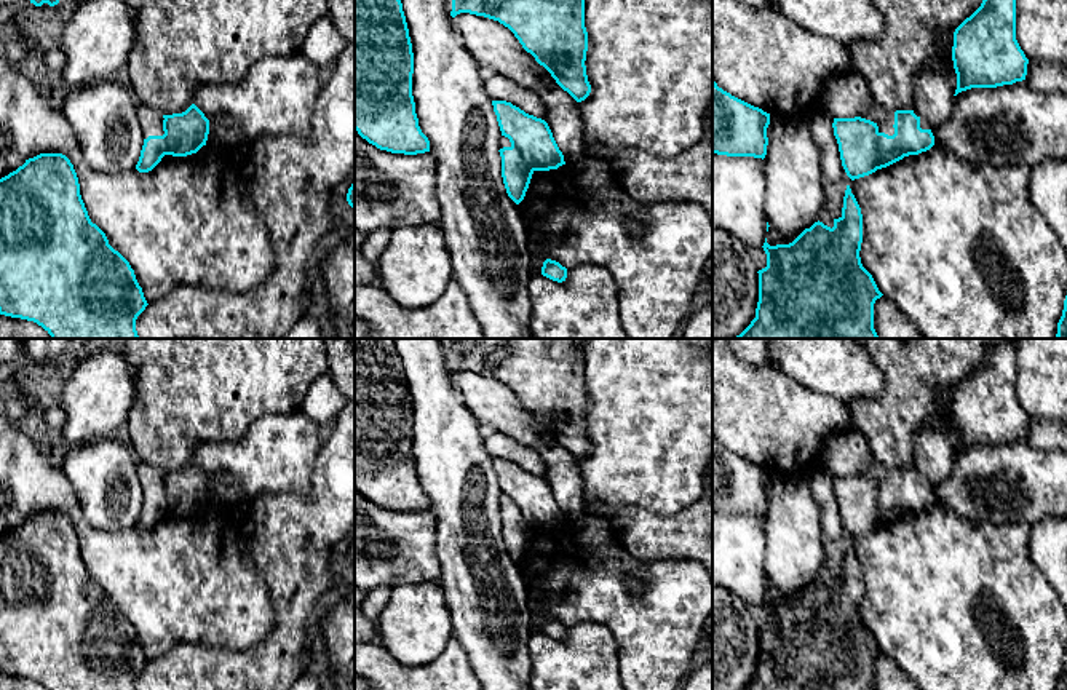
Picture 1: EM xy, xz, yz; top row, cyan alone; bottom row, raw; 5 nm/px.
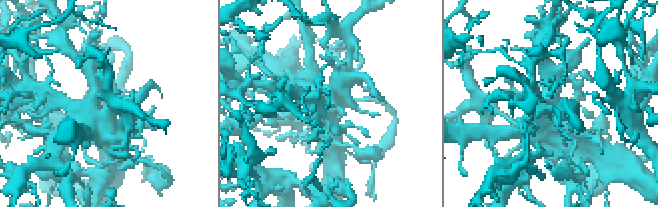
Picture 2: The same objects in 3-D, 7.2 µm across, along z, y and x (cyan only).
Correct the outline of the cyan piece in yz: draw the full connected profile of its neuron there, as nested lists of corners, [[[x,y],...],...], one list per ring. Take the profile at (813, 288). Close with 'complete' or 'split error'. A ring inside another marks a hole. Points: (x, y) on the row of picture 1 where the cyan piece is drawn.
[[[847,185],[842,216],[834,219],[834,227],[815,222],[792,243],[770,246],[764,243],[767,267],[759,270],[759,302],[756,318],[733,339],[879,339],[874,329],[874,303],[883,294],[872,275],[863,267],[859,251],[863,243],[861,208]]]; complete

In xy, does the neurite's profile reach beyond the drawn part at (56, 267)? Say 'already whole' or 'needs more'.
already whole

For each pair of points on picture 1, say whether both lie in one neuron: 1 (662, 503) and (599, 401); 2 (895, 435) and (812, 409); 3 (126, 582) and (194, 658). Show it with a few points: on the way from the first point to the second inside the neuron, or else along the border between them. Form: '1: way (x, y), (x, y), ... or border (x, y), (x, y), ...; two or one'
1: way (662, 478), (658, 460), (625, 427); one
2: border (847, 406), (860, 430); two
3: border (216, 644), (179, 642), (149, 662); two

